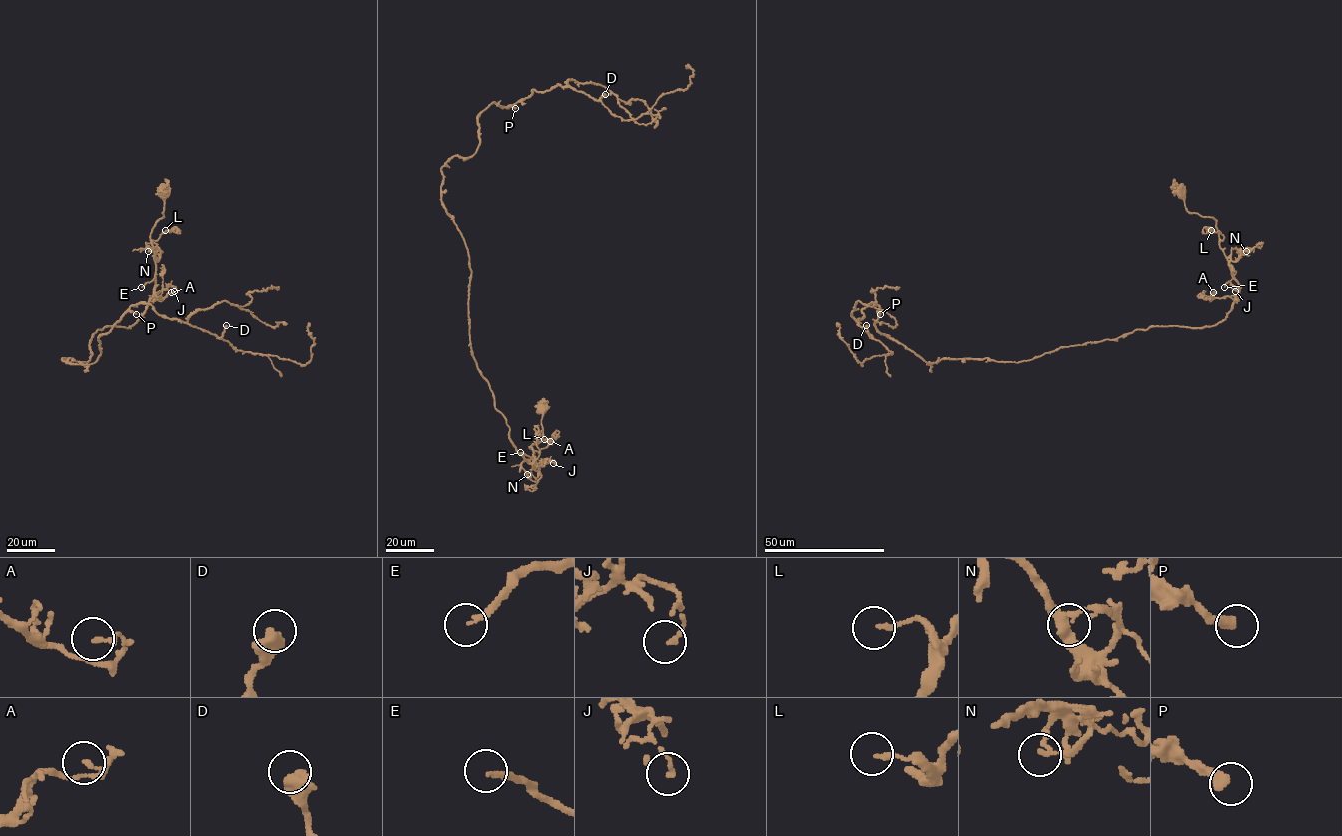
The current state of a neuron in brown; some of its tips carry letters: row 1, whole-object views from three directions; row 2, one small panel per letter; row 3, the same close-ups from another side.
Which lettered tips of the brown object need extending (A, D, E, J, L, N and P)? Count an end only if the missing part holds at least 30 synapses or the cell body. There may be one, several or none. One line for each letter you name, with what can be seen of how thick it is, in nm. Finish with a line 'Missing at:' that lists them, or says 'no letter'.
D: 600 nm thick
E: 180 nm thick
Missing at: D, E

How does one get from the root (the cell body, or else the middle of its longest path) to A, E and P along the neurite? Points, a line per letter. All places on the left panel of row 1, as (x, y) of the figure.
A: (163, 190), (164, 216), (150, 234), (155, 287), (150, 300), (159, 296), (161, 300), (171, 292)
E: (163, 190), (164, 216), (150, 234), (155, 275), (141, 287)
P: (163, 190), (145, 311), (129, 327), (98, 329), (87, 362), (62, 359), (94, 363), (98, 338), (136, 314)

